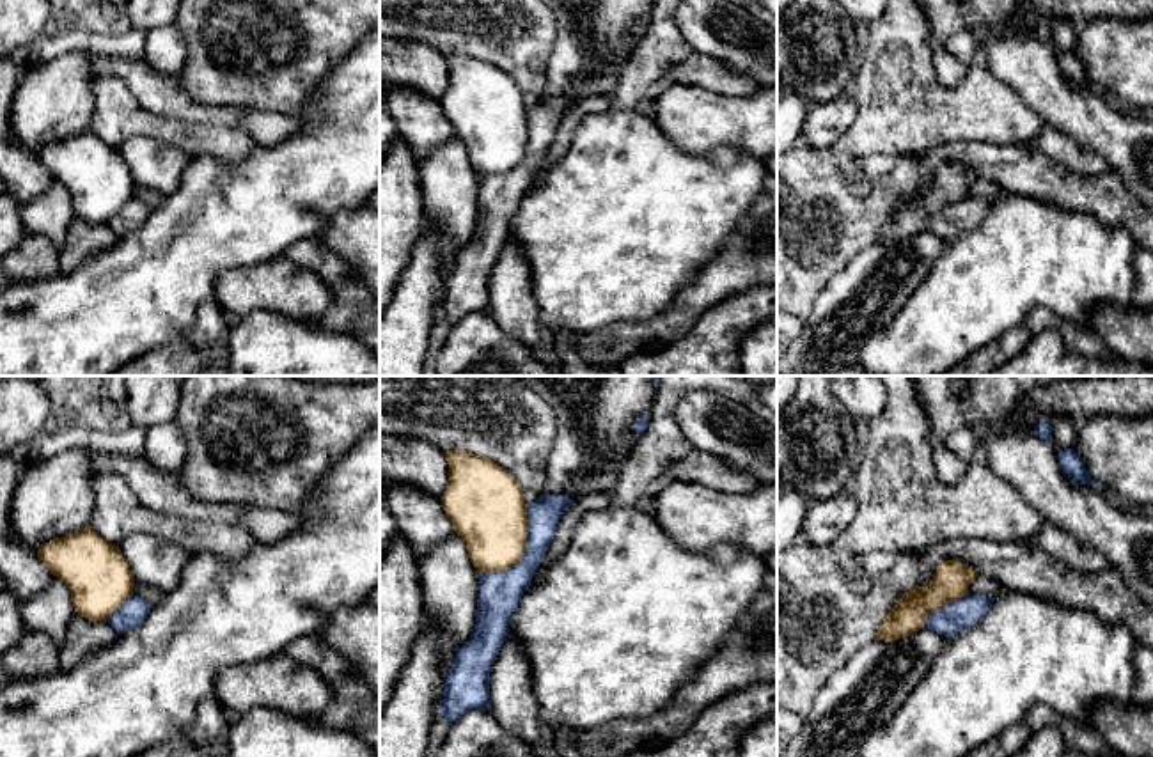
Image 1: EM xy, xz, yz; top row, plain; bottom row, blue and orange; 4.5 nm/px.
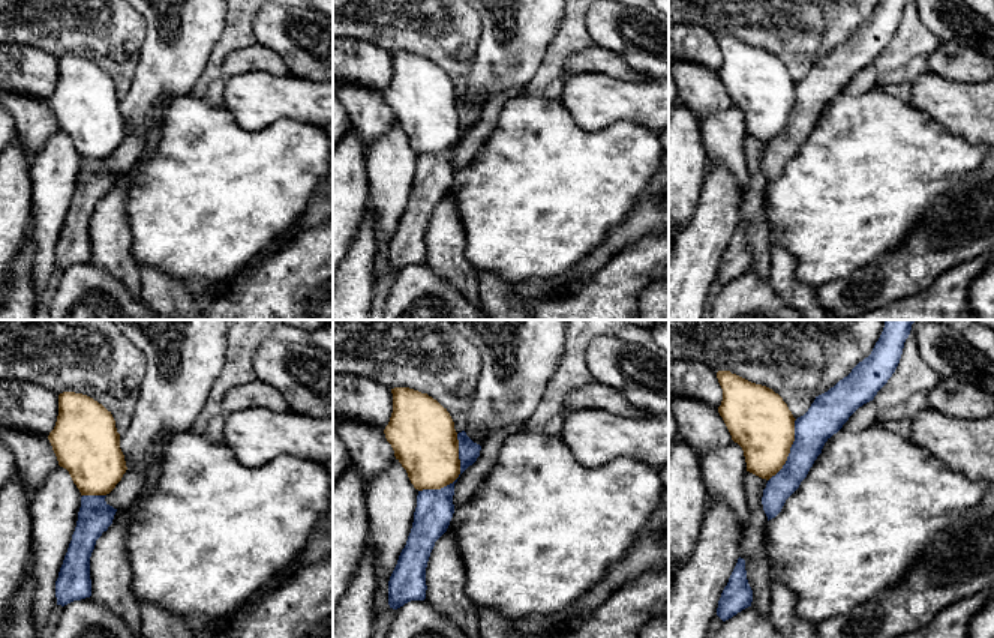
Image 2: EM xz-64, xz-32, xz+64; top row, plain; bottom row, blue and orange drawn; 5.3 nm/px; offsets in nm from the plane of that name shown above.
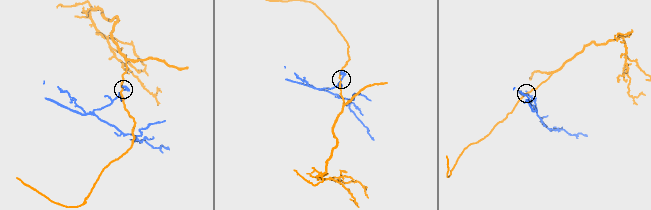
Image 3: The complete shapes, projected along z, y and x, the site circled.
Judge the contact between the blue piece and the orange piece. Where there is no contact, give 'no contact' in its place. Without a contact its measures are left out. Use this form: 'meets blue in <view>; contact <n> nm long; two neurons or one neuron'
meets blue in xz; contact 380 nm long; two neurons

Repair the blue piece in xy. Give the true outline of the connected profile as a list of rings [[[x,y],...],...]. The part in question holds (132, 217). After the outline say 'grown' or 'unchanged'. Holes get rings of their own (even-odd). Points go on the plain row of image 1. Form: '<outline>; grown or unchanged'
[[[131,199],[128,200],[122,209],[112,216],[106,225],[119,236],[126,236],[129,232],[135,232],[138,230],[147,216],[151,213],[151,207],[147,204],[144,204],[142,200],[138,199]]]; unchanged

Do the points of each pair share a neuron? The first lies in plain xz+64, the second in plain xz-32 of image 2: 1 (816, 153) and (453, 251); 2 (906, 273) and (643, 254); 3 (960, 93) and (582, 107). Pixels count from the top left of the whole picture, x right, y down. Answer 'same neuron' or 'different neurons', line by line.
1: different neurons
2: different neurons
3: same neuron

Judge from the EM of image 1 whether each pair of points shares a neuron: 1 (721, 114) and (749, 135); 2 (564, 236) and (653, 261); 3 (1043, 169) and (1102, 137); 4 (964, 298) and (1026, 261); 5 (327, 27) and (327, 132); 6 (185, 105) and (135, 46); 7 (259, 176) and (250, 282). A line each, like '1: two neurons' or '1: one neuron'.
1: one neuron
2: one neuron
3: two neurons
4: one neuron
5: two neurons
6: two neurons
7: two neurons

